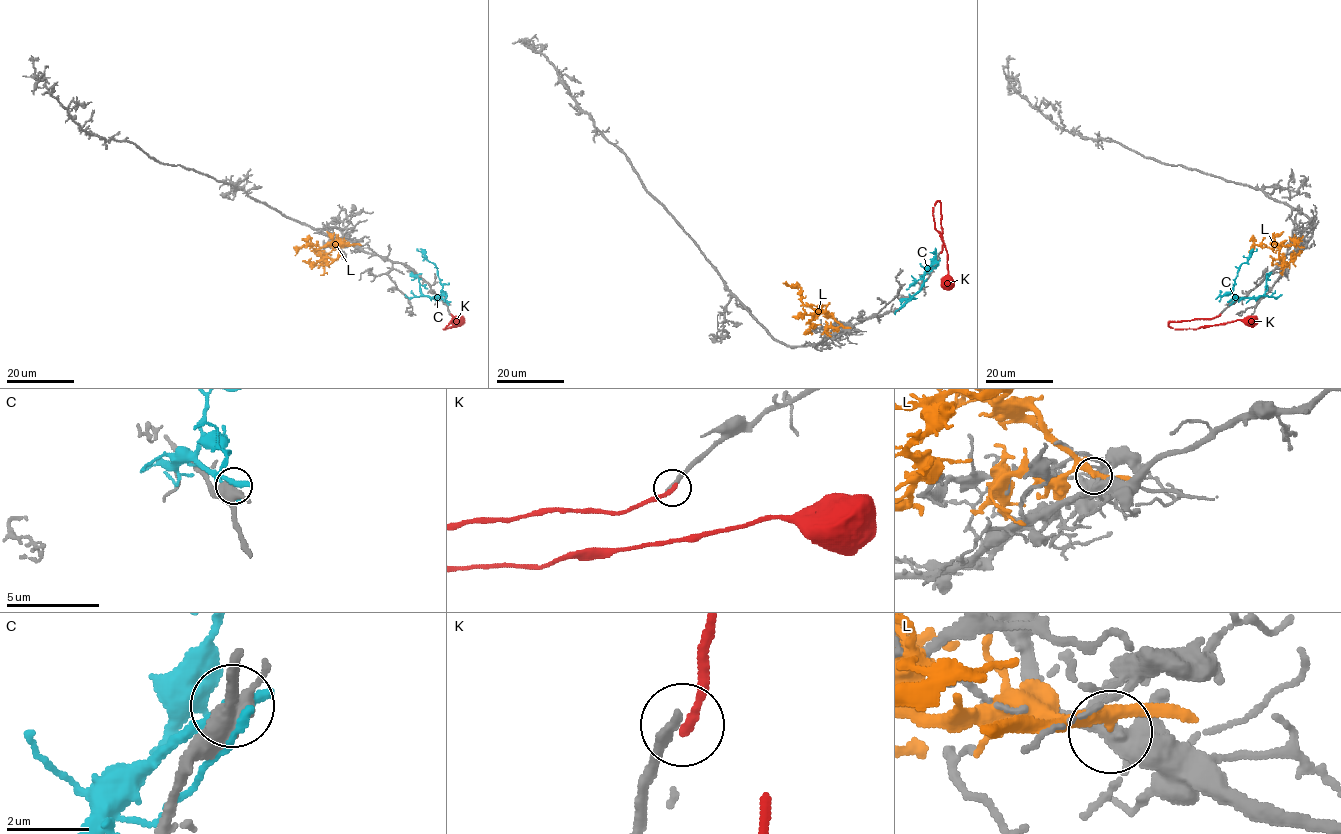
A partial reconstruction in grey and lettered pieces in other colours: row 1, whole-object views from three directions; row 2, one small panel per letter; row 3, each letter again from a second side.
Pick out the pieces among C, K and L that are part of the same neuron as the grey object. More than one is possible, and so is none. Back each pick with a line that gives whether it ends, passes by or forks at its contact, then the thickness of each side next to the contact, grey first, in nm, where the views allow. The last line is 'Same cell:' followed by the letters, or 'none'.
Same cell: none

